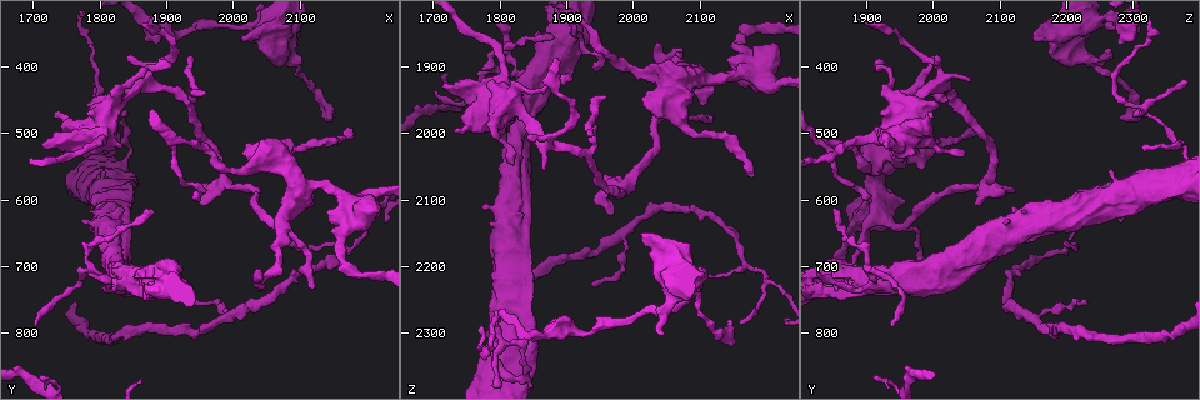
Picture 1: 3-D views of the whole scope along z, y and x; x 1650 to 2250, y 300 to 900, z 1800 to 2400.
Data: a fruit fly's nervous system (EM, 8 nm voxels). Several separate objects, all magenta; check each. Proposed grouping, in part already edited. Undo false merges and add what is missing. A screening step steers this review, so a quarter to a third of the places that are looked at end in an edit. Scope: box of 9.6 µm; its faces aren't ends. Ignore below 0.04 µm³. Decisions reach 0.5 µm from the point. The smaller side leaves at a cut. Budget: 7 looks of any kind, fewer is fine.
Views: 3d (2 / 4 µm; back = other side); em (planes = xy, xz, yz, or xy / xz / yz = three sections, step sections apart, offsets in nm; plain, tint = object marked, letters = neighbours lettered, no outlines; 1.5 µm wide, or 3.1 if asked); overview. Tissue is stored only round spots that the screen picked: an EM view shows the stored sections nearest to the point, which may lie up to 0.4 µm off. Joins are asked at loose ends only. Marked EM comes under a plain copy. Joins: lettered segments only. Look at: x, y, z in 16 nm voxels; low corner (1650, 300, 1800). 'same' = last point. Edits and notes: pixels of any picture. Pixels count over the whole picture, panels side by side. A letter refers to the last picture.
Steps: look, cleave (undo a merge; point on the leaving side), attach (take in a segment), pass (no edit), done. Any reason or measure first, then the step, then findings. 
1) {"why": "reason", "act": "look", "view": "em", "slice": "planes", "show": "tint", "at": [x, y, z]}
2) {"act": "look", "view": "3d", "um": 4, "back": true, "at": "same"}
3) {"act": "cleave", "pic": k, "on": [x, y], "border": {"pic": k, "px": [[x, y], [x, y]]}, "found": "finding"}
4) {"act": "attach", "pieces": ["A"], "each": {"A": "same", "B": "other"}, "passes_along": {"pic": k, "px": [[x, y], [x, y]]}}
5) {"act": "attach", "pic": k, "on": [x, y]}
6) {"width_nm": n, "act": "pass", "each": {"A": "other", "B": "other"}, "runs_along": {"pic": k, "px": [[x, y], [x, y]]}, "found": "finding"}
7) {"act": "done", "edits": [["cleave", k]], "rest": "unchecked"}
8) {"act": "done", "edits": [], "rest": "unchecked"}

{"why": "tapers out", "act": "look", "view": "3d", "um": 4, "at": [2145, 480, 2285]}

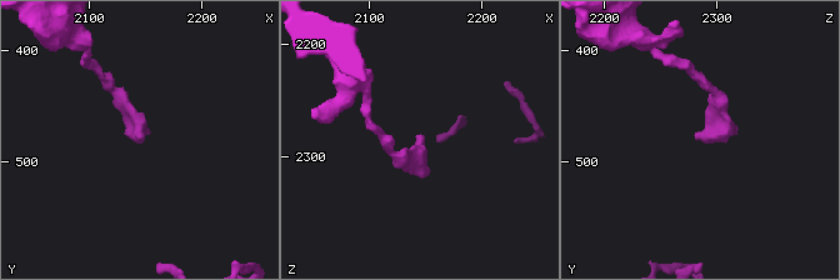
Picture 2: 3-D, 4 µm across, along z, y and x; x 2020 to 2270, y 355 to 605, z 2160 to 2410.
{"act": "look", "view": "em", "slice": "yz", "step": 8, "show": "letters", "at": [2146, 478, 2280]}

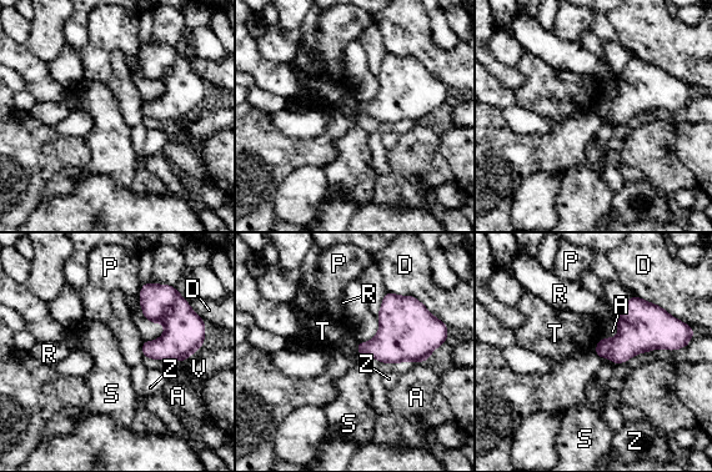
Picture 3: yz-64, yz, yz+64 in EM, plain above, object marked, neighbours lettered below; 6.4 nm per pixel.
{"act": "look", "view": "em", "slice": "planes", "show": "letters", "at": "same"}

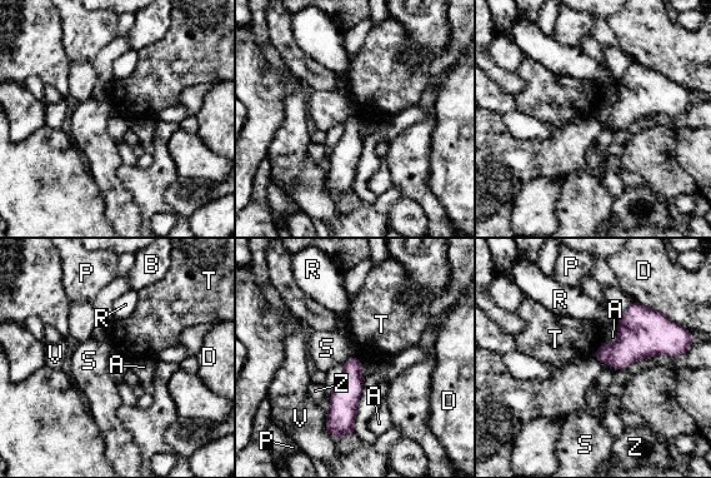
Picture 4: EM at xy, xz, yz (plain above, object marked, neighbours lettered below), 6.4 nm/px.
{"act": "pass", "each": {"A": "other", "B": "other", "D": "other", "P": "other", "R": "other", "S": "other", "T": "other", "V": "other", "Z": "other"}, "border": {"pic": 4, "px": [[602, 343], [594, 354]]}, "found": "none of them fits"}

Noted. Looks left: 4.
{"act": "look", "view": "em", "slice": "xy", "step": 4, "show": "tint", "at": [2115, 735, 1975]}

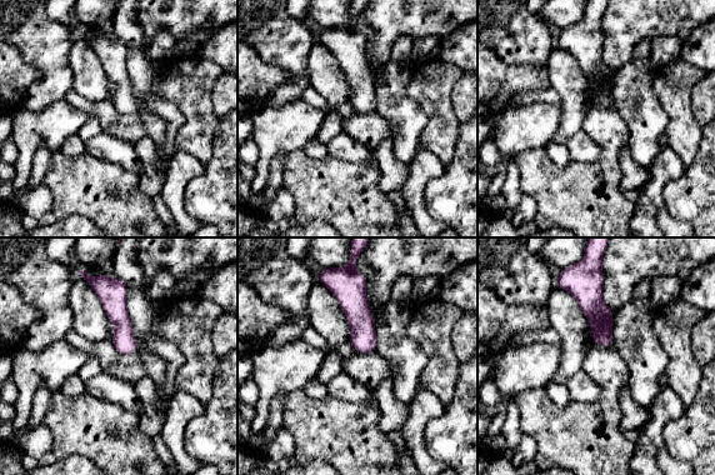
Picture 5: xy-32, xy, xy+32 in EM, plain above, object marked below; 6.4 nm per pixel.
{"why": "another direction", "act": "look", "view": "em", "slice": "planes", "show": "letters", "at": "same"}

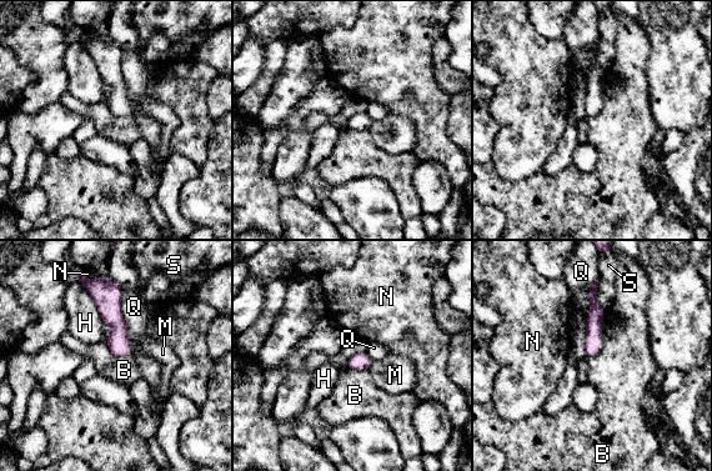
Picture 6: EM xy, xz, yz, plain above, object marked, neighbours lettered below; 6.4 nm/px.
{"width_nm": 110, "act": "pass", "each": {"B": "other", "H": "other", "M": "other", "N": "other", "Q": "other", "S": "other"}, "found": "none of them fits"}

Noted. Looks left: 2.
{"why": "branch stops here", "act": "look", "view": "em", "slice": "planes", "show": "letters", "at": [1965, 580, 2120]}

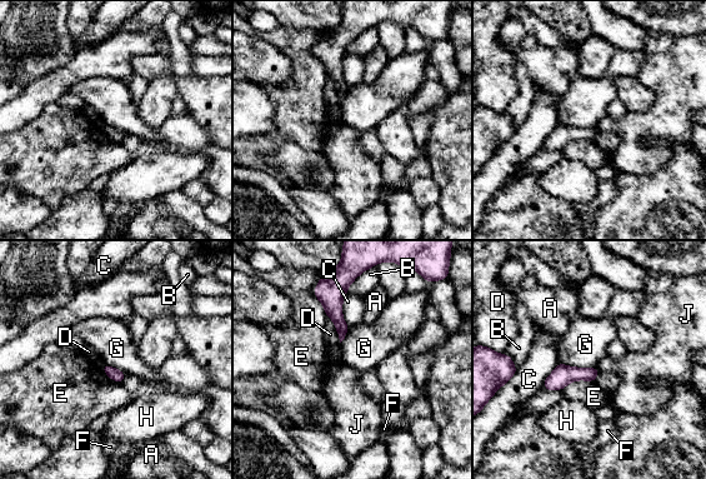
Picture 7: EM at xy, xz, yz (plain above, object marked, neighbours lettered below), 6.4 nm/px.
{"act": "pass", "each": {"A": "other", "B": "other", "C": "other", "D": "other", "E": "other", "F": "other", "G": "other", "H": "other", "J": "other"}, "border": {"pic": 7, "px": [[559, 362], [566, 365], [596, 368]]}, "found": "none of them fits"}

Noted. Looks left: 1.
{"act": "done", "edits": [], "rest": "unchecked"}

